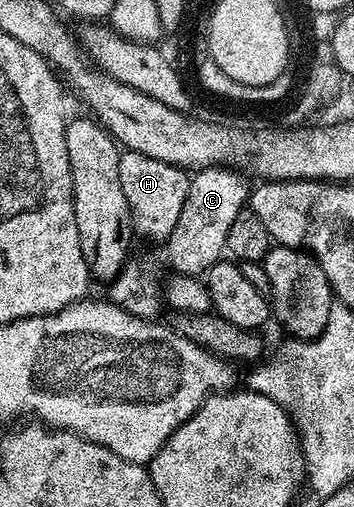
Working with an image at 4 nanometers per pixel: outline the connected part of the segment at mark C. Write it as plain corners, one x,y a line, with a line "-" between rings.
228,167
201,169
189,180
186,204
182,206
182,216
178,227
168,236
166,248
172,260
172,269
189,275
203,274
210,266
221,260
225,252
230,223
238,219
240,210
245,208
250,197
250,185

